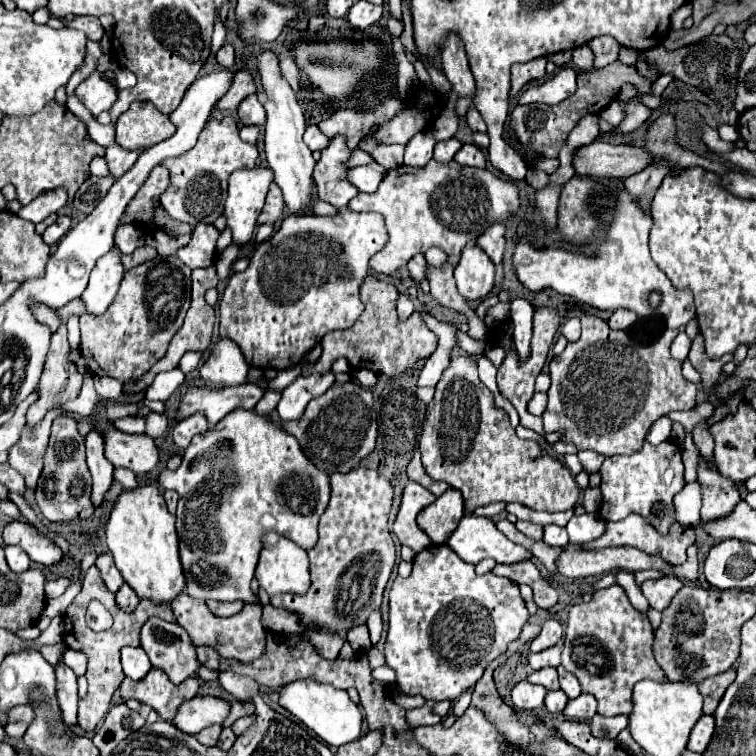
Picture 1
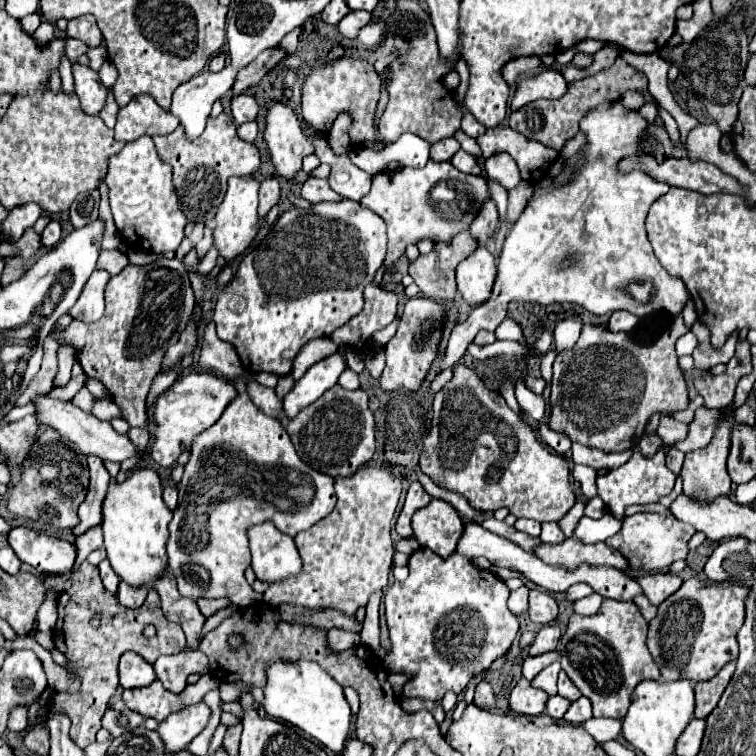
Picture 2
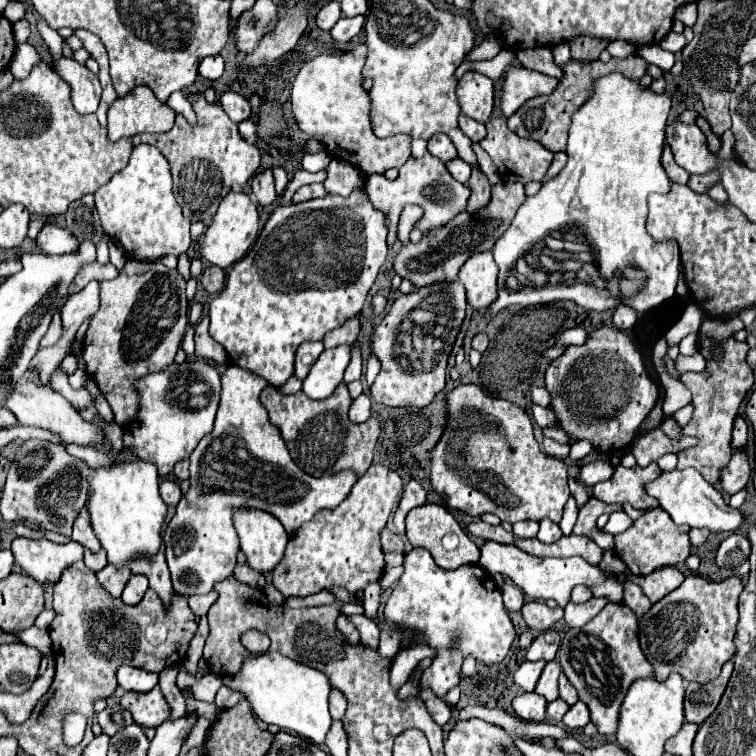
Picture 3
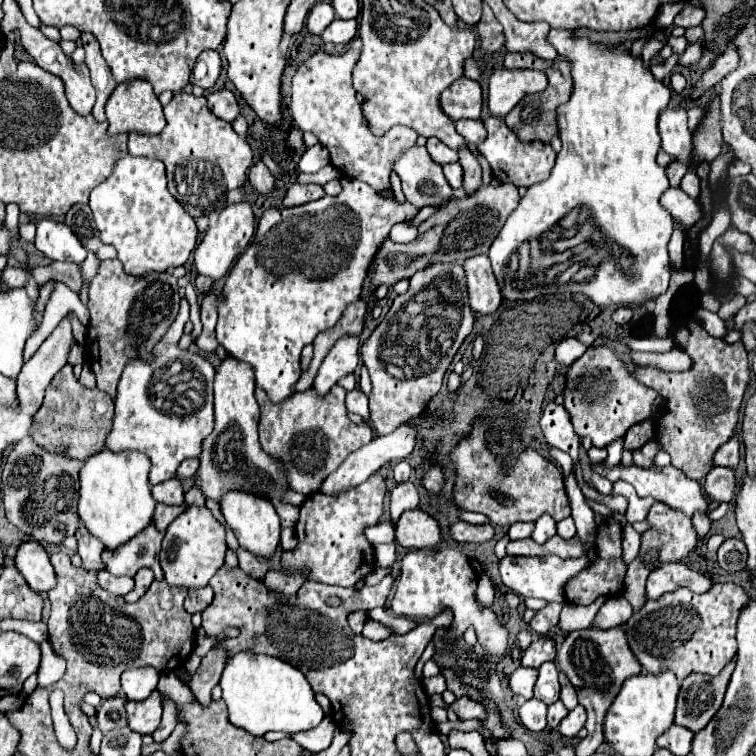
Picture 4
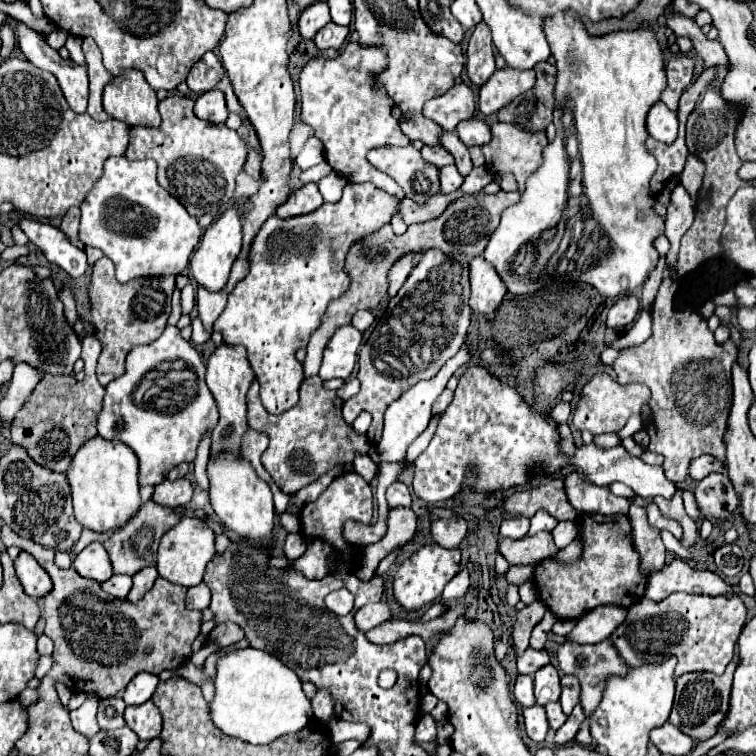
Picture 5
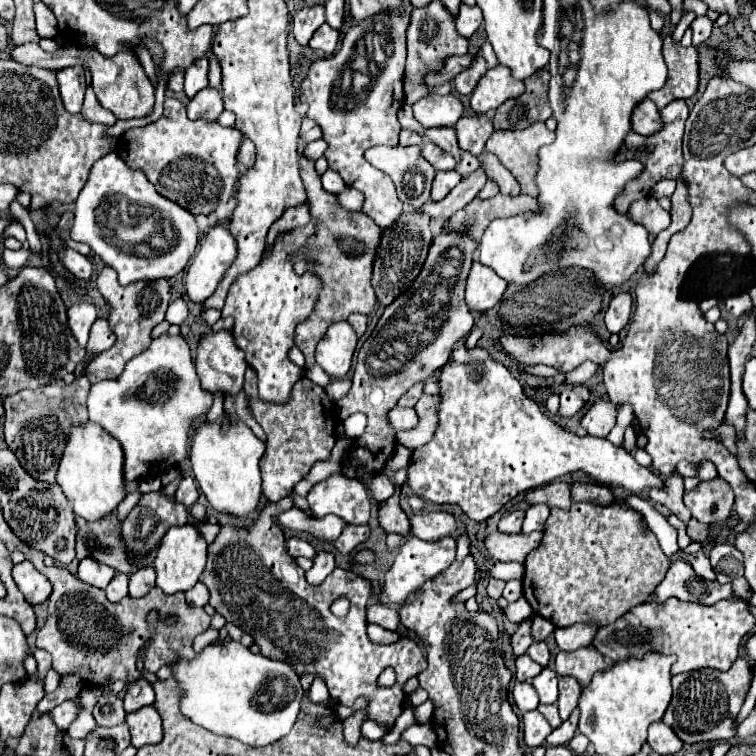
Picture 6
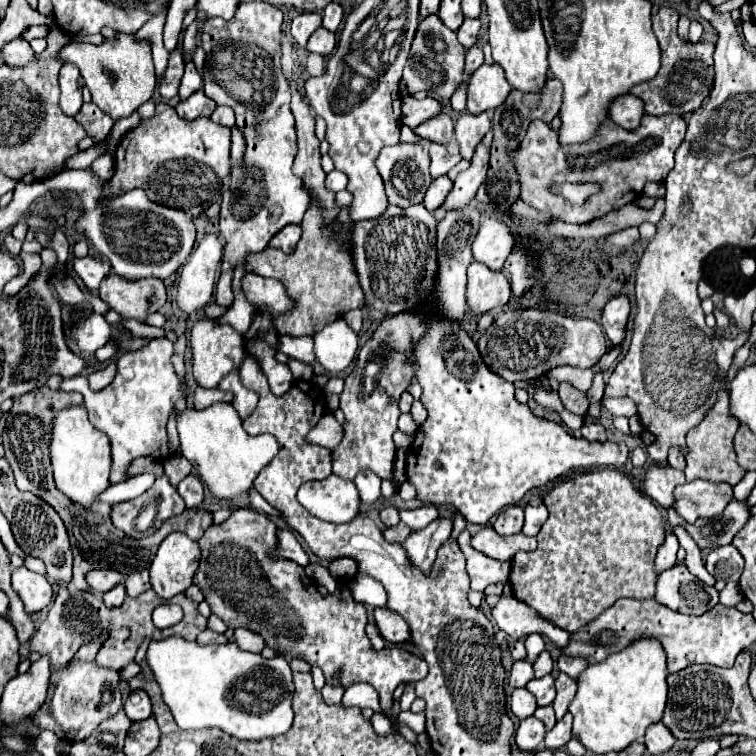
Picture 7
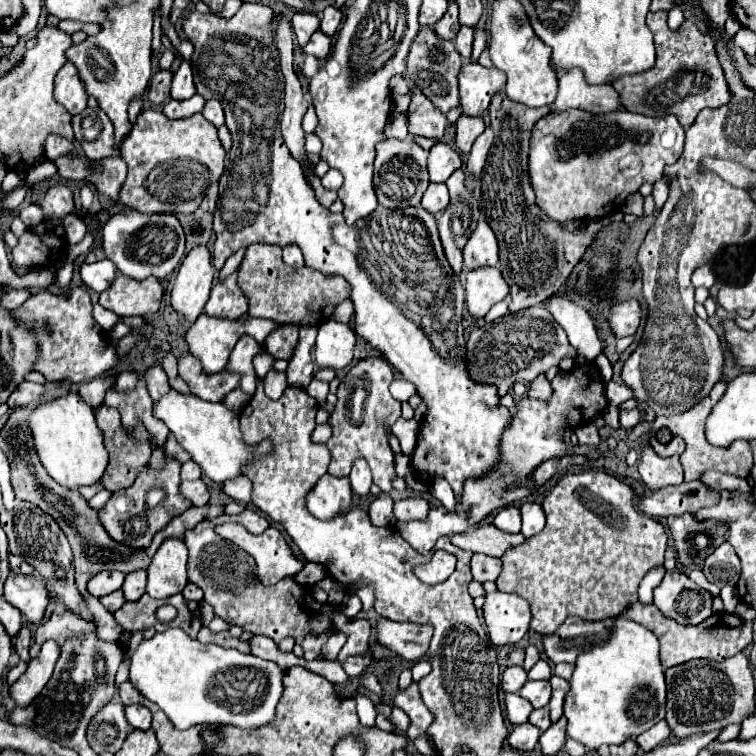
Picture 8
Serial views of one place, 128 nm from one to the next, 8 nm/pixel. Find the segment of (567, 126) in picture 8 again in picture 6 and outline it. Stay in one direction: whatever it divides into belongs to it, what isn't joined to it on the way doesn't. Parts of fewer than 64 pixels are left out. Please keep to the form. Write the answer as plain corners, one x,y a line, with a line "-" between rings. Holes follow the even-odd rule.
674,100
672,104
668,104
664,110
662,110
662,122
664,122
664,128
658,132
658,134
652,134
652,136
640,136
636,132
628,134
626,136
626,142
624,142
624,150
620,150
620,160
624,158
634,158
634,160
640,160
644,164
644,172
628,182
628,186
624,188
624,192
616,198
616,210
618,212
628,212
630,204
640,200
640,198
646,198
652,194
652,188
664,180
664,178
678,178
680,176
680,166
684,164
684,156
682,156
682,134
684,134
685,122
688,118
688,106
686,106
686,100
-
536,122
526,130
496,130
486,150
492,152
518,180
522,194
538,196
534,182
538,170
538,148
552,144
554,132
546,128
544,122

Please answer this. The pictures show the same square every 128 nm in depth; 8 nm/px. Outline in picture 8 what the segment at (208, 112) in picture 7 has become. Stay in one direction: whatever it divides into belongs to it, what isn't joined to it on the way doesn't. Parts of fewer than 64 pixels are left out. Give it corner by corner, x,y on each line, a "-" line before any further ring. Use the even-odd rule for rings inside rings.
194,94
188,100
170,100
162,112
168,118
188,118
202,112
202,108
204,108
204,98
200,94

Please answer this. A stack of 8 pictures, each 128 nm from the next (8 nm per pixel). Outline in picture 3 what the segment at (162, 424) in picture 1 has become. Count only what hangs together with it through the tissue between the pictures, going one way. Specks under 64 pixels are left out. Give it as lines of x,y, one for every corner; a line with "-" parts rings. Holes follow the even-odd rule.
128,260
114,280
100,282
100,310
90,320
82,342
86,372
96,380
100,392
114,410
116,424
128,428
140,400
136,400
136,380
148,372
160,372
174,362
176,350
188,326
186,280
164,264
142,264

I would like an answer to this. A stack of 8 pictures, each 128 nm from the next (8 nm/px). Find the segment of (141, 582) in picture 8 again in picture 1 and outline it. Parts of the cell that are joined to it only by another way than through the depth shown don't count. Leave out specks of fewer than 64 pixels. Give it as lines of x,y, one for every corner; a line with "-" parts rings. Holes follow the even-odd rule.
124,584
118,592
116,592
116,604
124,610
124,612
132,612
136,608
136,604
140,602
140,598
136,596
136,592
132,592
132,588
128,588
128,584

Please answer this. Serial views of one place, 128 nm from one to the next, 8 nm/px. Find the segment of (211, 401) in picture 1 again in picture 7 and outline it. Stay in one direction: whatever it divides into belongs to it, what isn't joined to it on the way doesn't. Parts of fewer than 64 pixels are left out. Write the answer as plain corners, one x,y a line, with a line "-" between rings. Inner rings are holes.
154,338
148,346
136,352
124,352
118,358
118,374
112,384
100,392
88,386
88,380
80,374
74,378
64,378
60,390
76,390
84,396
84,406
88,410
90,422
106,432
112,442
112,484
128,478
128,468
132,460
140,456
150,456
156,462
168,460
172,456
172,446
166,432
166,422
178,398
188,396
188,384
180,378
172,364
174,342
168,338

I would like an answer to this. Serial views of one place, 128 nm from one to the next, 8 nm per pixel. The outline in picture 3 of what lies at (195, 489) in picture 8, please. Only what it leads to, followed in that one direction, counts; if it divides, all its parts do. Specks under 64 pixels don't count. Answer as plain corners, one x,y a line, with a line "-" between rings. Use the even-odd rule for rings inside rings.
162,480
160,482
160,496
162,496
162,500
166,504
176,506
178,500
180,500
180,496
182,496
182,492
180,492
180,486
174,480

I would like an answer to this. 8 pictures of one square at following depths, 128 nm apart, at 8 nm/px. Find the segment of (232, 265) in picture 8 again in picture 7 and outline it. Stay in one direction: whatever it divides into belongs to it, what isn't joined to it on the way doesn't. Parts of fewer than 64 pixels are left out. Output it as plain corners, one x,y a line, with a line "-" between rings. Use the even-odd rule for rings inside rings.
220,274
214,302
226,308
226,306
232,304
232,300
234,300
234,294
232,294
232,274

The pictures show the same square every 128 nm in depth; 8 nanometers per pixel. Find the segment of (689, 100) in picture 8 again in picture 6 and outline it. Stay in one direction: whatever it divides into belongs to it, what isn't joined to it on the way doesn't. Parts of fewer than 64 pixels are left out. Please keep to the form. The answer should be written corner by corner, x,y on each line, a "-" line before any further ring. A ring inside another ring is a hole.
664,38
664,60
668,64
668,80
664,88
652,92
648,98
658,108
668,106
676,98
690,98
698,86
698,52
694,46
684,48

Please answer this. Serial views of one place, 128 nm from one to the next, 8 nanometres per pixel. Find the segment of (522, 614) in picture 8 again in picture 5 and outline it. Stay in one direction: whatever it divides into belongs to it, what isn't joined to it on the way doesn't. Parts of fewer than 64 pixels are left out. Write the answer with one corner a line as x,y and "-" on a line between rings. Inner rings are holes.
534,572
532,576
528,578
528,584
518,584
518,594
520,594
520,600
524,604
530,604
530,602
536,602
538,596
536,596
536,578
534,578
-
620,606
594,608
592,612
588,612
580,618
574,630
566,638
573,642
582,642
582,644
600,642
600,640
608,638
624,622
626,614
628,614
628,610
620,608

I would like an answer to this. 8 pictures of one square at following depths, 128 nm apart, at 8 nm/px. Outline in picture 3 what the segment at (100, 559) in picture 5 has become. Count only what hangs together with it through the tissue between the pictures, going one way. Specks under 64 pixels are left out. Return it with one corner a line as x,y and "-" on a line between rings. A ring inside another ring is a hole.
88,504
80,510
76,522
74,522
74,532
72,532
72,540
80,542
84,548
98,552
100,550
100,540
96,540
96,534
92,532
92,522
88,520

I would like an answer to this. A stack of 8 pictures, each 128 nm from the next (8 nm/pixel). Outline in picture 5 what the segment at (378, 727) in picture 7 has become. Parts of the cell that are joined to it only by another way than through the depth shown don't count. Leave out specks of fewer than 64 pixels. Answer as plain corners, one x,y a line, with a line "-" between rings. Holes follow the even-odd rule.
424,714
424,718
420,718
416,726
418,726
416,728
418,742
430,742
436,738
436,720
430,714
-
333,718
328,724
329,737
334,742
344,742
344,740
360,740
364,742
370,734
368,724
360,724
360,722
348,722

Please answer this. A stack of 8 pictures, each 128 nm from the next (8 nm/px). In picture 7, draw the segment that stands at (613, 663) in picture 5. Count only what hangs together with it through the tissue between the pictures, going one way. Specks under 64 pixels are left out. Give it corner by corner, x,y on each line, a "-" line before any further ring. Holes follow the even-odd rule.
560,656
558,658
558,668
560,668
560,672
564,672
564,674
568,674
570,678
578,678
580,676
580,672
584,672
584,668
588,668
588,660
584,660
584,658
572,658
572,656

